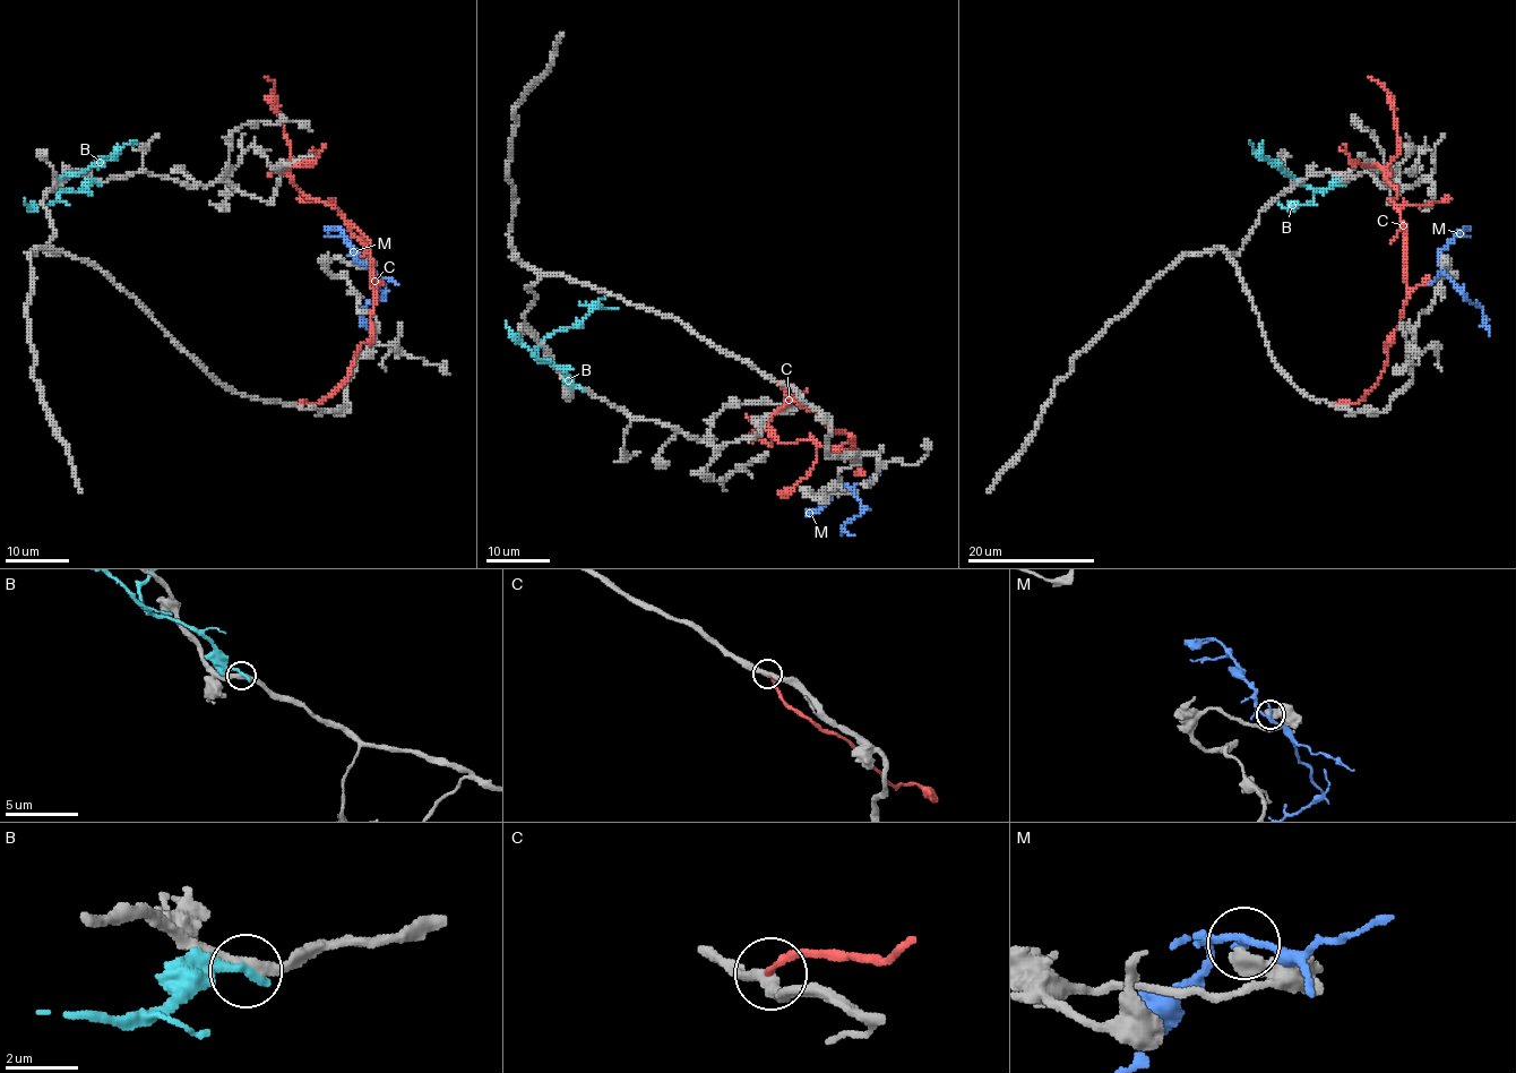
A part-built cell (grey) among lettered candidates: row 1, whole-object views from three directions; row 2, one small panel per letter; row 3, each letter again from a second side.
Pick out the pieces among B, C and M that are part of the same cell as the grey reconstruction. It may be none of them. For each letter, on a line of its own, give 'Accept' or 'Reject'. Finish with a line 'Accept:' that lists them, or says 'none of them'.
B: Reject
C: Reject
M: Reject
Accept: none of them

